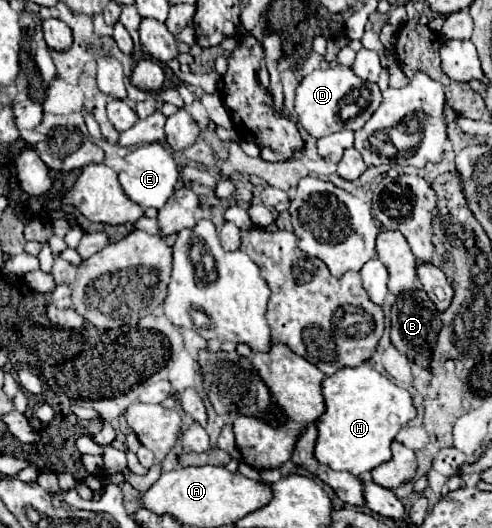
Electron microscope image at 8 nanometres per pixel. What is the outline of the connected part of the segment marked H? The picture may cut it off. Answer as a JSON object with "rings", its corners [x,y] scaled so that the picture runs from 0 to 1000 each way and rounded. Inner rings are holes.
{"rings":[[[746,686],[734,693],[697,693],[652,723],[661,780],[644,792],[640,867],[673,890],[734,902],[795,867],[795,837],[815,807],[843,788],[843,769],[823,735],[803,731]]]}

